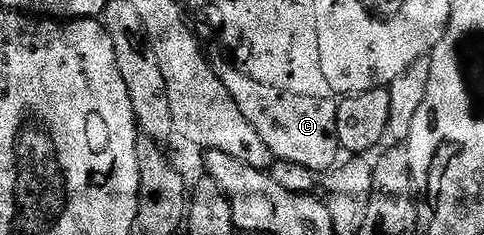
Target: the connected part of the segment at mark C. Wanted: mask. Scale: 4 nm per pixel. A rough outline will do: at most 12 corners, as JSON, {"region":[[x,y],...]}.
{"region":[[211,65],[274,159],[332,171],[337,102]]}

